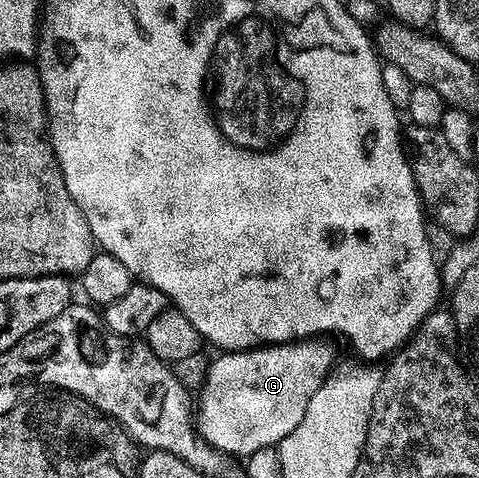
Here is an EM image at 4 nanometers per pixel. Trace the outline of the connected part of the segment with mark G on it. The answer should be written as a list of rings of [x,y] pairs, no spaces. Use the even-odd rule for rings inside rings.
[[[301,339],[298,341],[284,341],[281,345],[261,345],[258,349],[224,351],[216,355],[220,357],[213,356],[208,367],[208,374],[204,379],[204,384],[198,393],[198,432],[200,436],[213,448],[219,449],[221,453],[235,455],[240,459],[247,458],[248,454],[259,449],[270,449],[279,446],[280,441],[286,439],[286,435],[290,435],[290,431],[294,431],[294,427],[298,427],[298,423],[302,423],[302,415],[306,415],[306,407],[310,403],[314,391],[318,391],[318,387],[322,387],[322,383],[328,378],[329,373],[333,372],[334,364],[332,365],[332,360],[335,359],[336,353],[324,341],[327,340]]]

